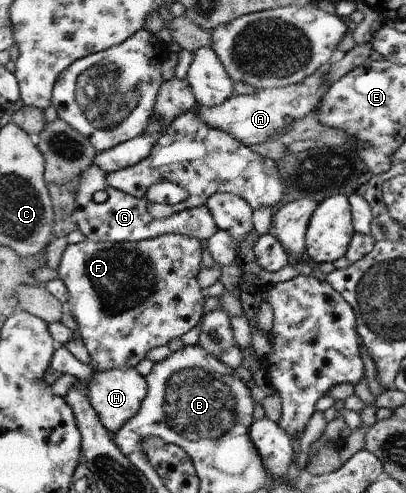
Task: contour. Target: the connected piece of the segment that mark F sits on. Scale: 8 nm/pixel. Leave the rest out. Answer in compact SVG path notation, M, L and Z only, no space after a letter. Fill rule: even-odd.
M175 233L120 243L96 243L87 239L68 244L57 271L68 290L65 308L78 322L77 330L89 351L94 371L135 368L146 359L148 351L168 345L170 339L184 335L201 320L206 295L198 285L197 275L203 268L203 249L199 239Z

